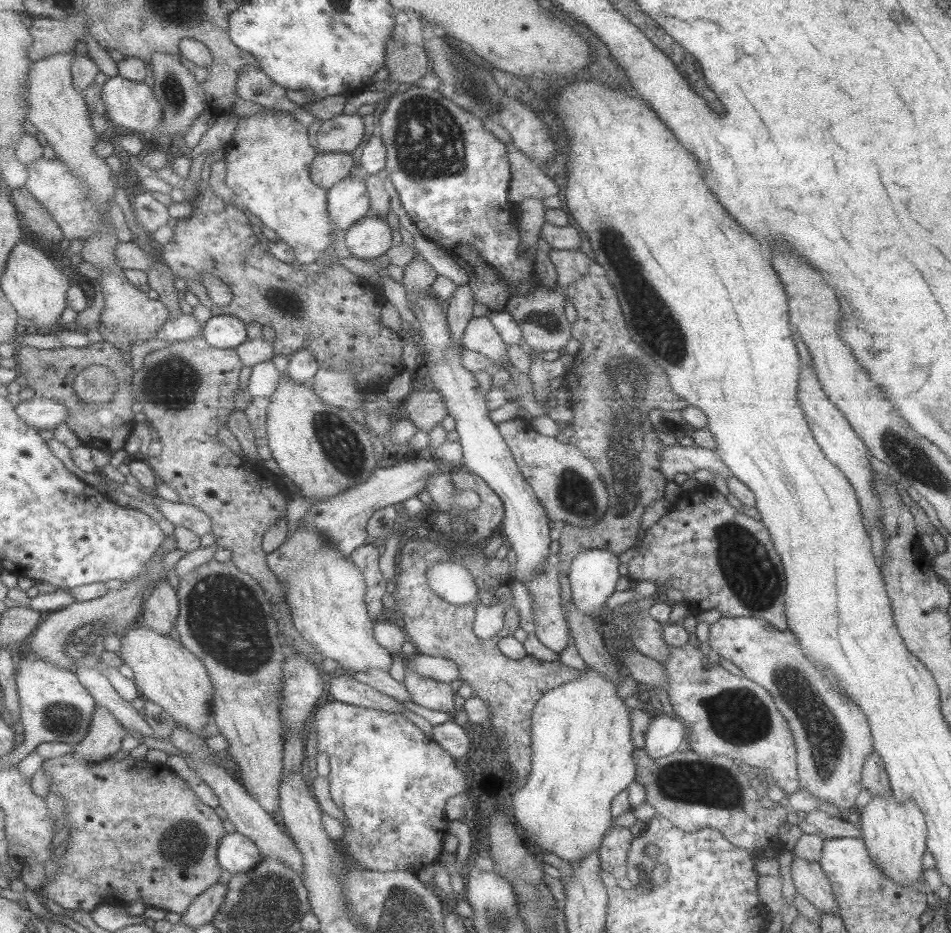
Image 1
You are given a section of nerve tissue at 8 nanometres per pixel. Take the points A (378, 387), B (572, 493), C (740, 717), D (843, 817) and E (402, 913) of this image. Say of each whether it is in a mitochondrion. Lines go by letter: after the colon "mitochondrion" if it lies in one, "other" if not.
A: other
B: mitochondrion
C: mitochondrion
D: other
E: mitochondrion

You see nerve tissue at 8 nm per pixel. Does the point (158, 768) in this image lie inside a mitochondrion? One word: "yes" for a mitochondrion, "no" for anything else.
no

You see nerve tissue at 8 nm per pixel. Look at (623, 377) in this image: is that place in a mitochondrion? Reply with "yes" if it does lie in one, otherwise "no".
yes

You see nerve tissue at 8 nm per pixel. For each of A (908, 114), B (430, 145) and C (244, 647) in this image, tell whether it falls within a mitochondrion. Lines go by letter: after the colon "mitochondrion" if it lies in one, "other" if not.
A: other
B: mitochondrion
C: mitochondrion

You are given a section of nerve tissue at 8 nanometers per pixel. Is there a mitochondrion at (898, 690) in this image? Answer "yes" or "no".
no

